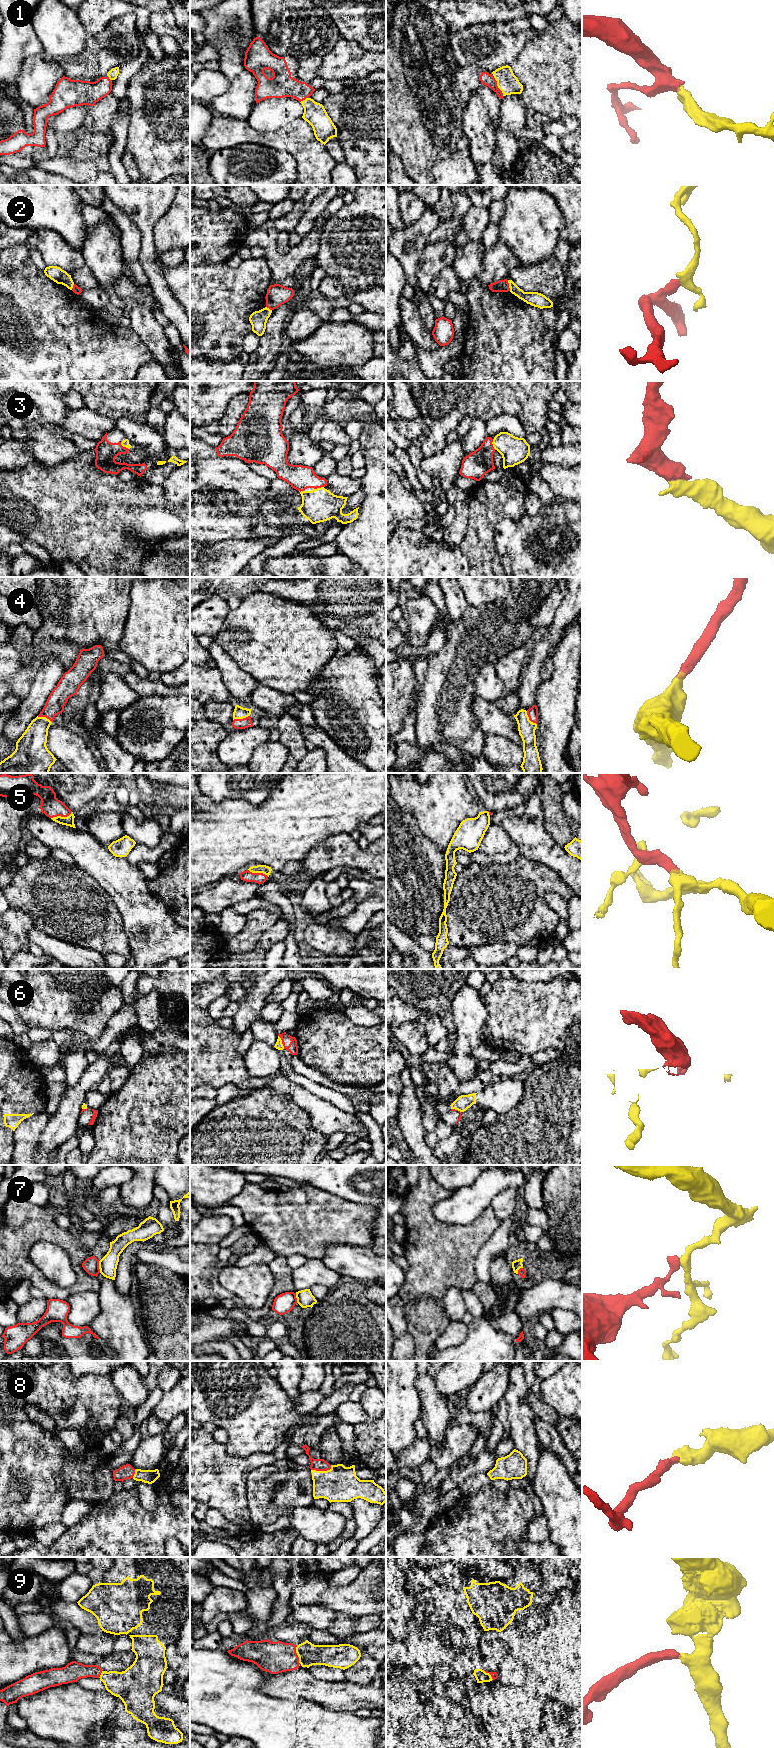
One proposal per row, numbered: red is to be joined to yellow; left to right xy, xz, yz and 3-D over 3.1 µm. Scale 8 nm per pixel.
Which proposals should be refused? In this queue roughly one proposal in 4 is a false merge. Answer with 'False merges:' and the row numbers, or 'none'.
False merges: 2, 6, 7

